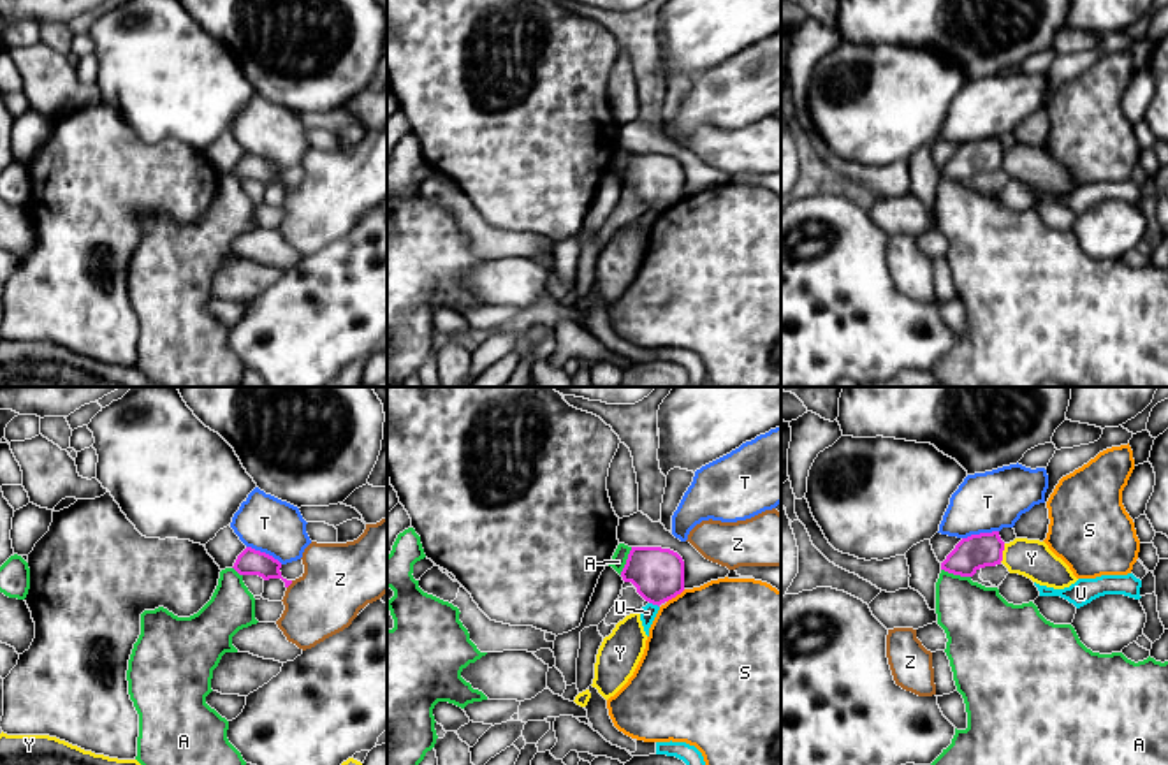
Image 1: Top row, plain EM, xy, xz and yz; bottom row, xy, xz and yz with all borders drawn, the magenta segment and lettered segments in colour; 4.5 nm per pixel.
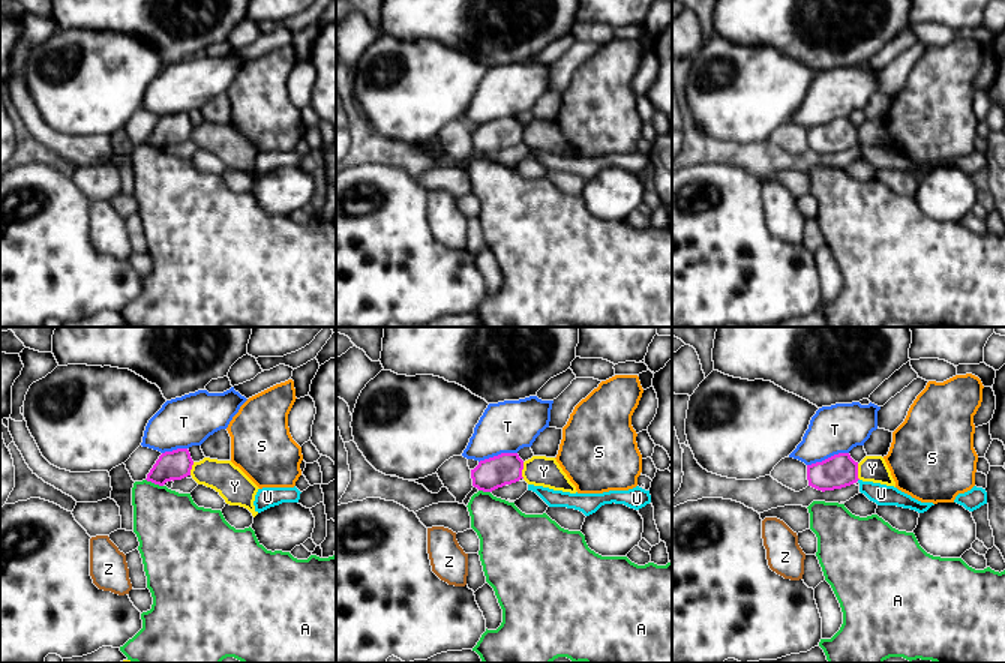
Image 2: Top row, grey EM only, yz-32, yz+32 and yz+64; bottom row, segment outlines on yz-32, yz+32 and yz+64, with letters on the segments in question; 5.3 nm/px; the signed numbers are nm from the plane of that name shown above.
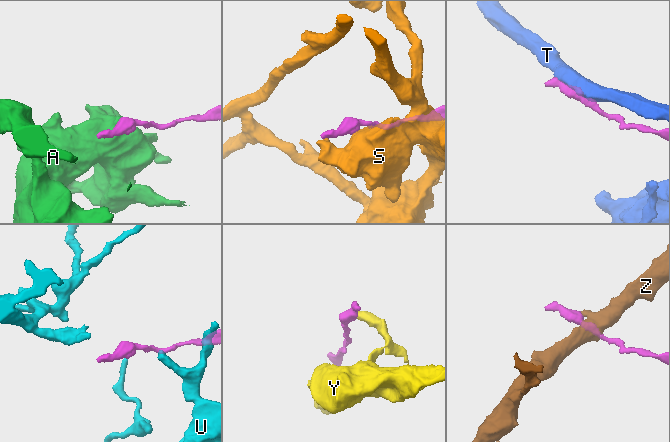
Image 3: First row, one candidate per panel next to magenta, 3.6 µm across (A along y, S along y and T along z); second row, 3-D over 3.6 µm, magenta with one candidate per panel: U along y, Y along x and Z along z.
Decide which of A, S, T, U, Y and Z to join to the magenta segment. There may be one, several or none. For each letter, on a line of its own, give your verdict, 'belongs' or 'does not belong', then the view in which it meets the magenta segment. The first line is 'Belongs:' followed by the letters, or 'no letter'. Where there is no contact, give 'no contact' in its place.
Belongs: no letter
A: does not belong | yz
S: does not belong | xz
T: does not belong | yz
U: does not belong | xz
Y: does not belong | yz
Z: does not belong | xy

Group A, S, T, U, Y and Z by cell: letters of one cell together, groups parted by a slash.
A / S / T / U / Y / Z

